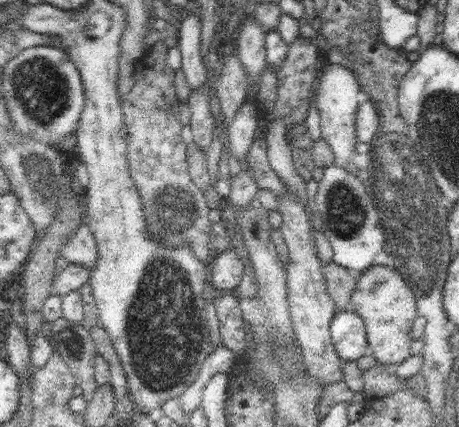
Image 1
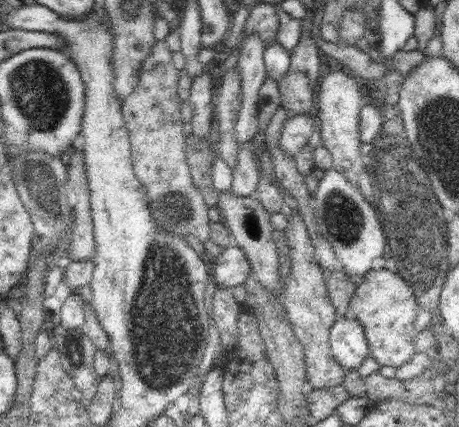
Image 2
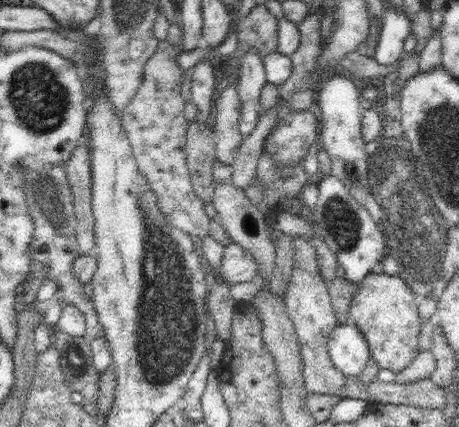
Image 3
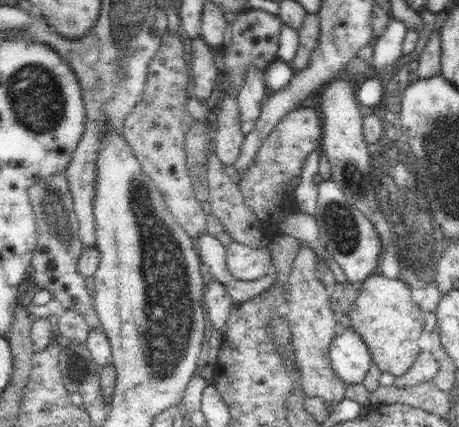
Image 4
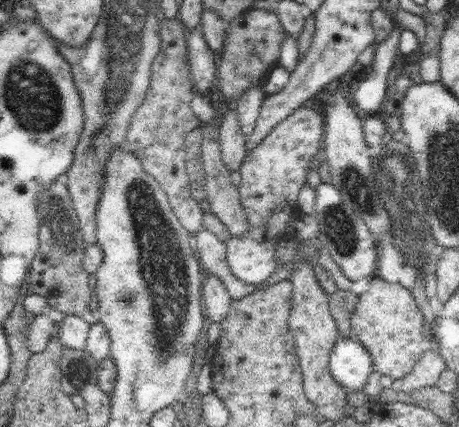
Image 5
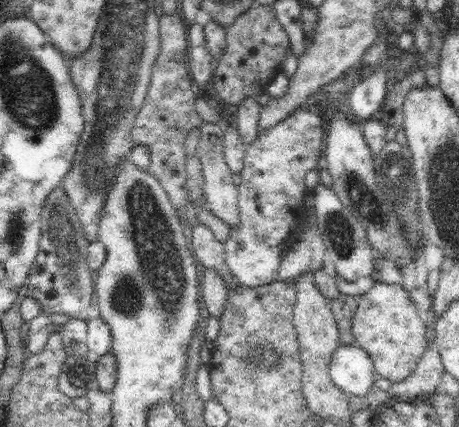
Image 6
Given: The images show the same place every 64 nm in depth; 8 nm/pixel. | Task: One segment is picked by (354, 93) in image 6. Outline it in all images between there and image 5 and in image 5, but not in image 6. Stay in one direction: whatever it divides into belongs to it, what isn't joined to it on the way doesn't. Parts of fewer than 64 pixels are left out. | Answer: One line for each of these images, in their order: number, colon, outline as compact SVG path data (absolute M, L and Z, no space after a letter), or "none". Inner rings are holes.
5: M393 22L391 32L385 36L383 42L379 42L375 46L375 54L373 54L373 74L367 76L363 82L359 82L359 88L355 90L355 108L361 108L369 114L373 114L377 108L383 108L385 102L385 76L389 72L389 68L393 66L393 62L397 60L397 52L399 52L399 36L401 36L403 28L397 26Z

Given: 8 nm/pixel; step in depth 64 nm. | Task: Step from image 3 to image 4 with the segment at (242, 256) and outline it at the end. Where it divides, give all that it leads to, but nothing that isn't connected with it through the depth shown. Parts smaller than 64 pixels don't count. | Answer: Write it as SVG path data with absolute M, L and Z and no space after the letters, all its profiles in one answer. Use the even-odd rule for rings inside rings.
M229 244L225 248L225 268L233 280L259 280L271 274L271 254L267 250L255 250L241 244Z

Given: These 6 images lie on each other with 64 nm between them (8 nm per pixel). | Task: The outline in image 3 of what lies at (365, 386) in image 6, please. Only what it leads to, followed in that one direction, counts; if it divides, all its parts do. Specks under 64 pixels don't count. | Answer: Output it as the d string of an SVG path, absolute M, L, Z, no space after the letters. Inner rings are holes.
M347 320L345 324L337 322L337 326L329 334L327 348L329 360L343 372L343 376L359 376L367 360L371 358L363 332L353 320Z

